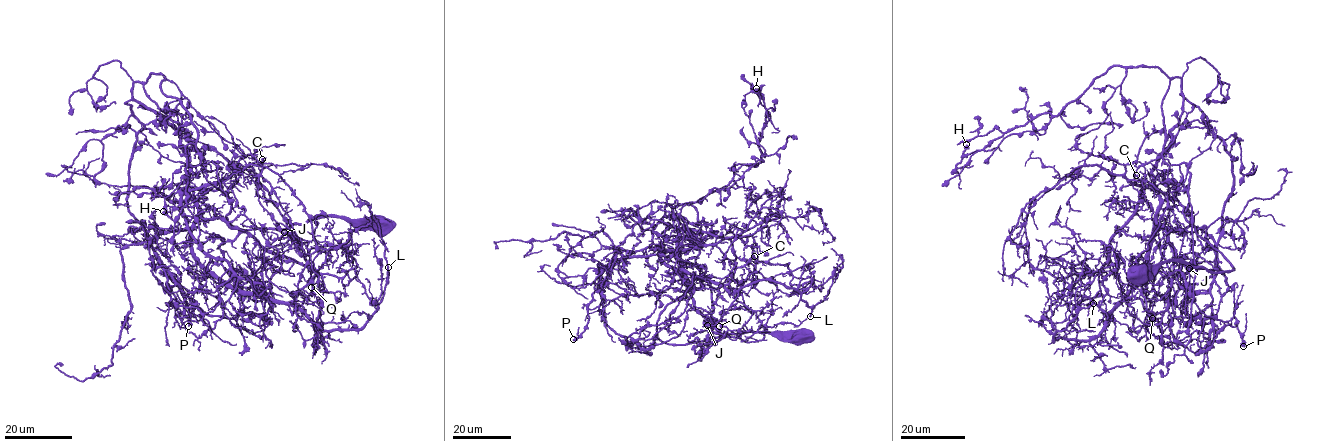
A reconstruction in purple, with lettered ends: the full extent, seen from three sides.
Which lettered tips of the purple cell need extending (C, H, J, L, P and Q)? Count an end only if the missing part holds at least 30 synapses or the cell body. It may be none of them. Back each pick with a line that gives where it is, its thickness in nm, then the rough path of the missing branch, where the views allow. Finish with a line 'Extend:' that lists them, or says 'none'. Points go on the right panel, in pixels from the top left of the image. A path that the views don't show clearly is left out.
L: Place: (1093, 303). Thickness 320 nm. Course of what is missing: (1093, 303), (1113, 302), (1107, 267), (1112, 257)
Extend: L

